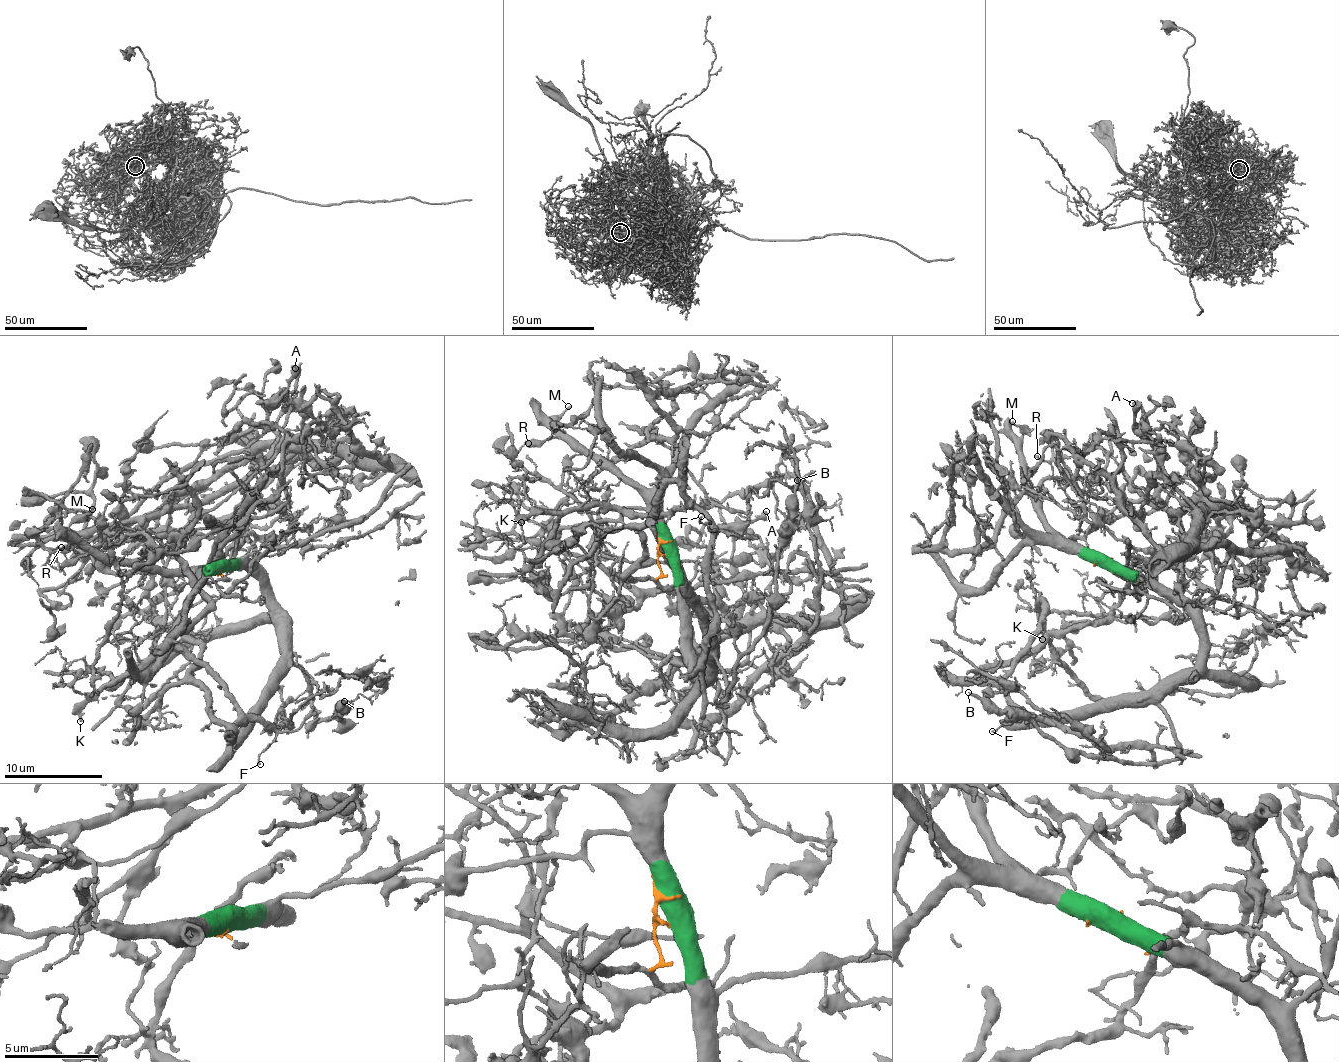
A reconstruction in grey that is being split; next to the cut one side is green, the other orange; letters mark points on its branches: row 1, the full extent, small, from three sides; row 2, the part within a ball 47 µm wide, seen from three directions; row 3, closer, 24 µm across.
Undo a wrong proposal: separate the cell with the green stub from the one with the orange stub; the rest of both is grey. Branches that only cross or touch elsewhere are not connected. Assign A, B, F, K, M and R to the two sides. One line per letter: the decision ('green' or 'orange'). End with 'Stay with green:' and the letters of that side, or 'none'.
A: green
B: green
F: orange
K: orange
M: green
R: green
Stay with green: A, B, M, R

